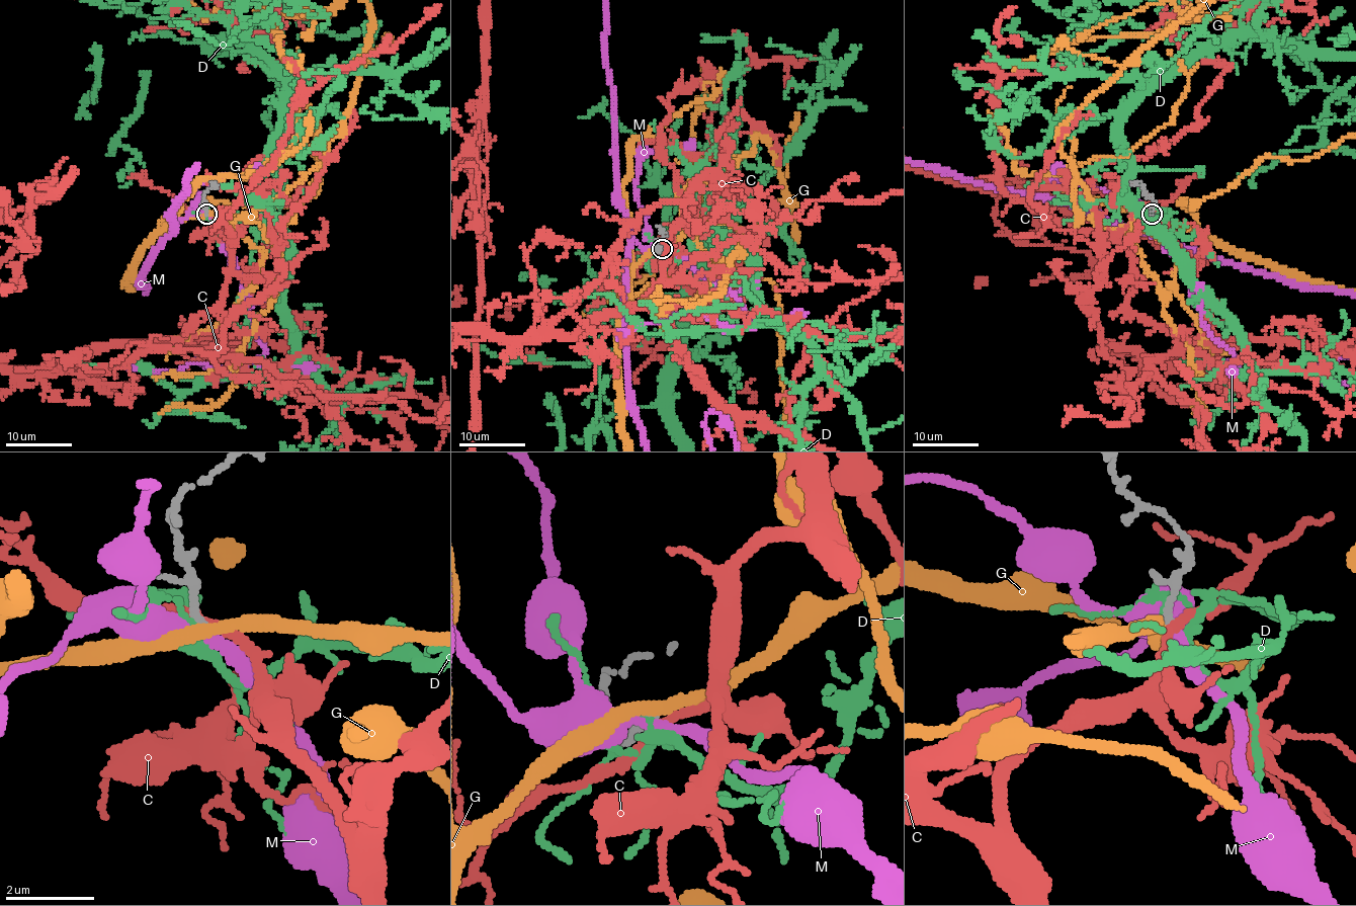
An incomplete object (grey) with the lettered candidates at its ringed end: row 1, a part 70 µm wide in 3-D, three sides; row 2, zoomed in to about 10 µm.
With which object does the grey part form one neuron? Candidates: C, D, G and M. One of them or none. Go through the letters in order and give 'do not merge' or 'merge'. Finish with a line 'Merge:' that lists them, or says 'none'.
C: merge
D: do not merge
G: do not merge
M: do not merge
Merge: C

